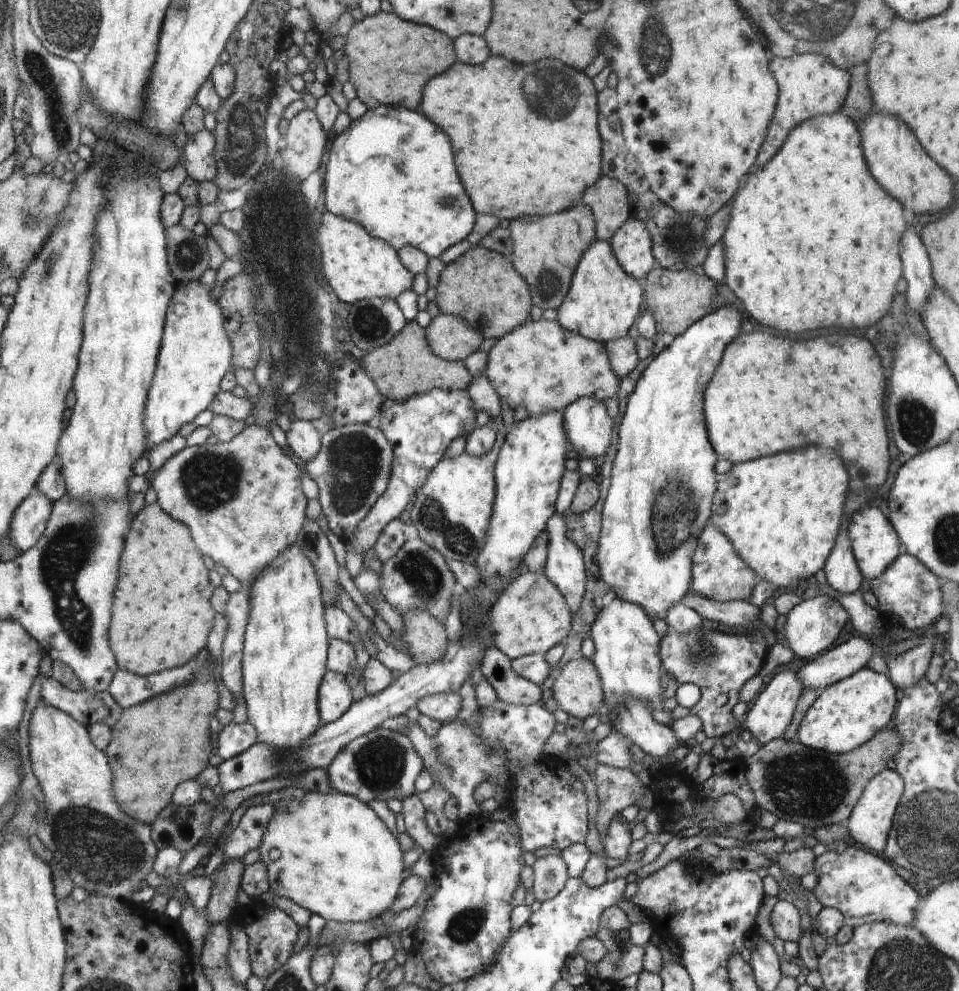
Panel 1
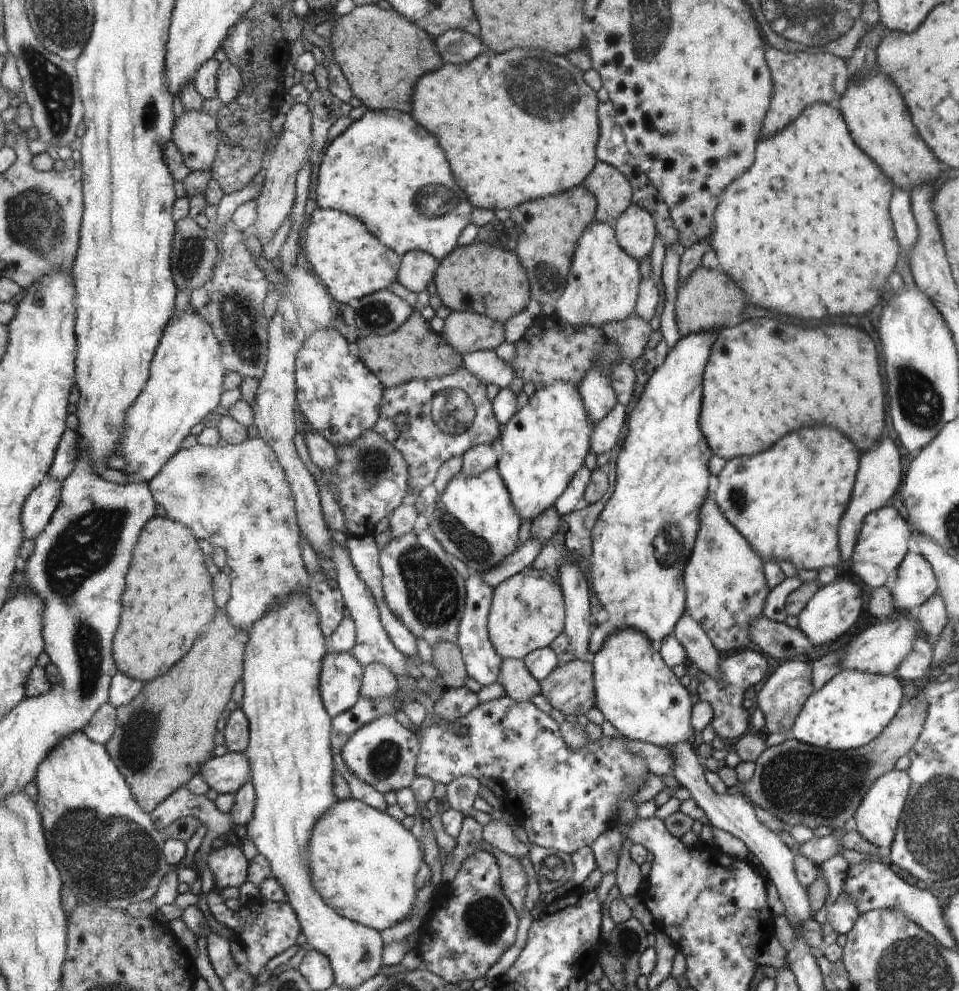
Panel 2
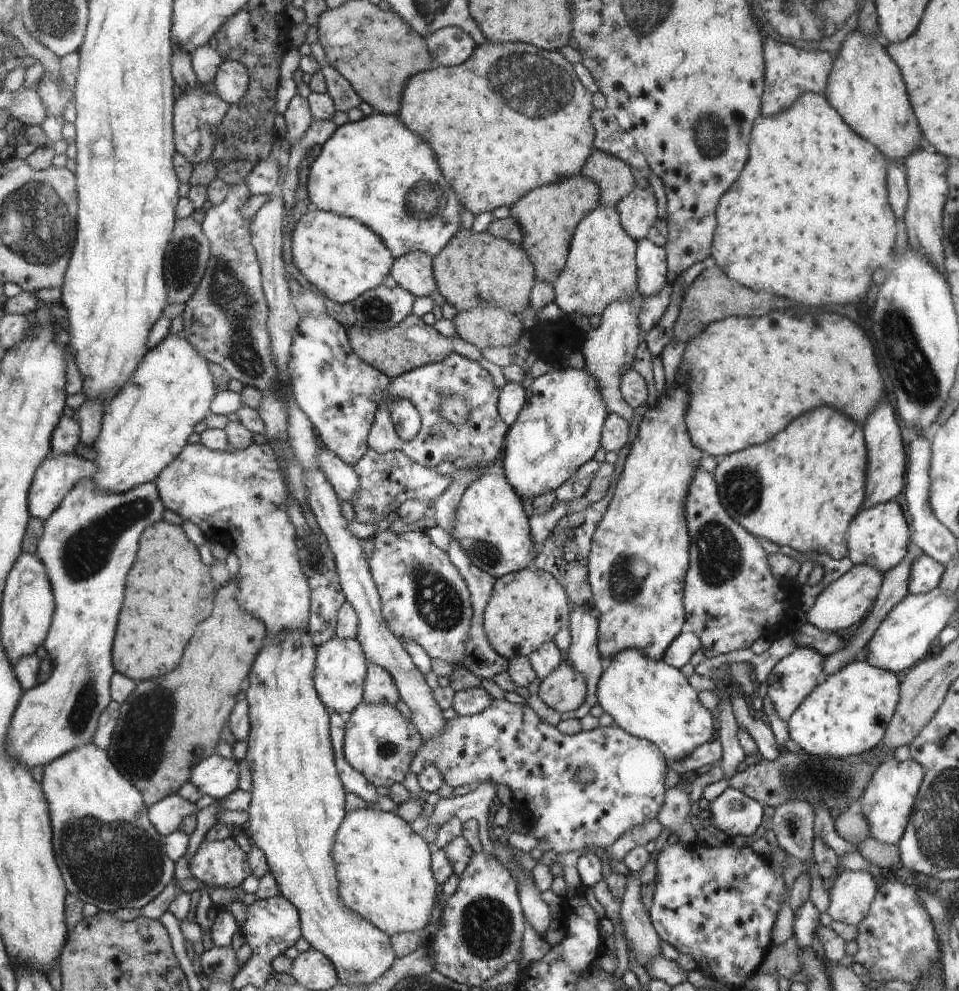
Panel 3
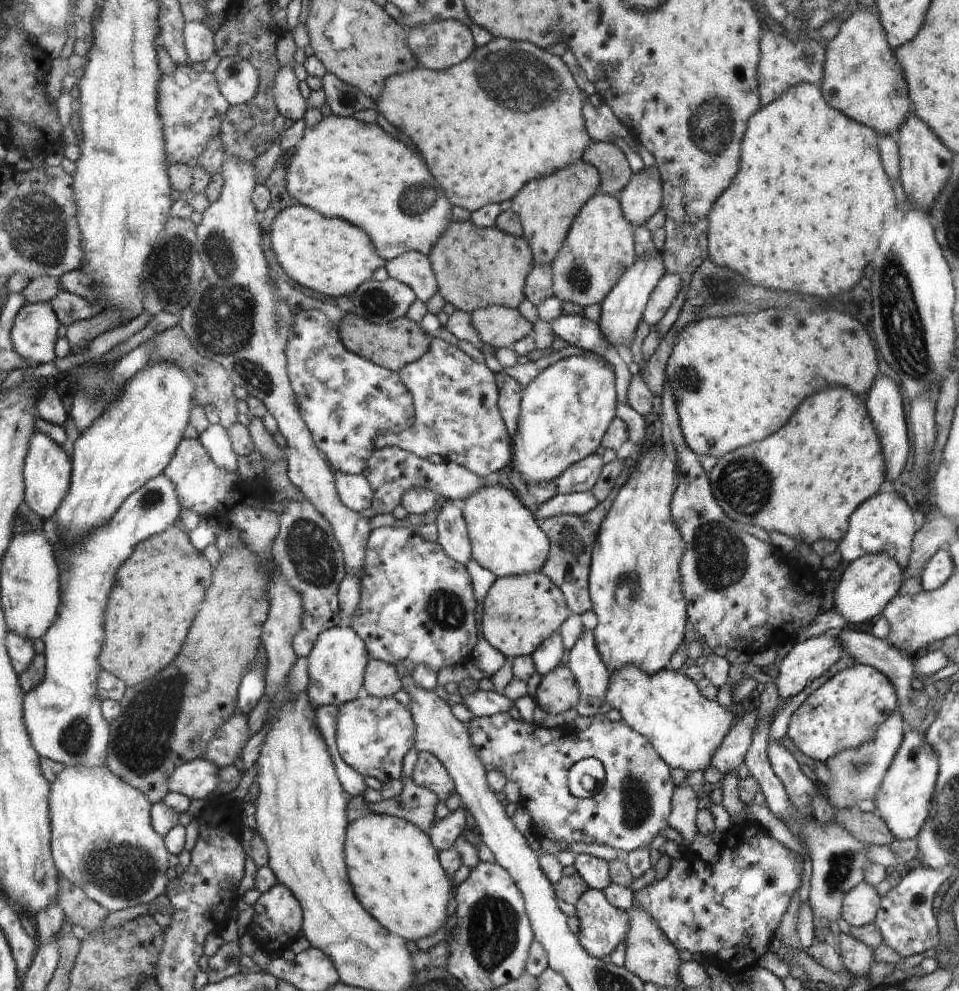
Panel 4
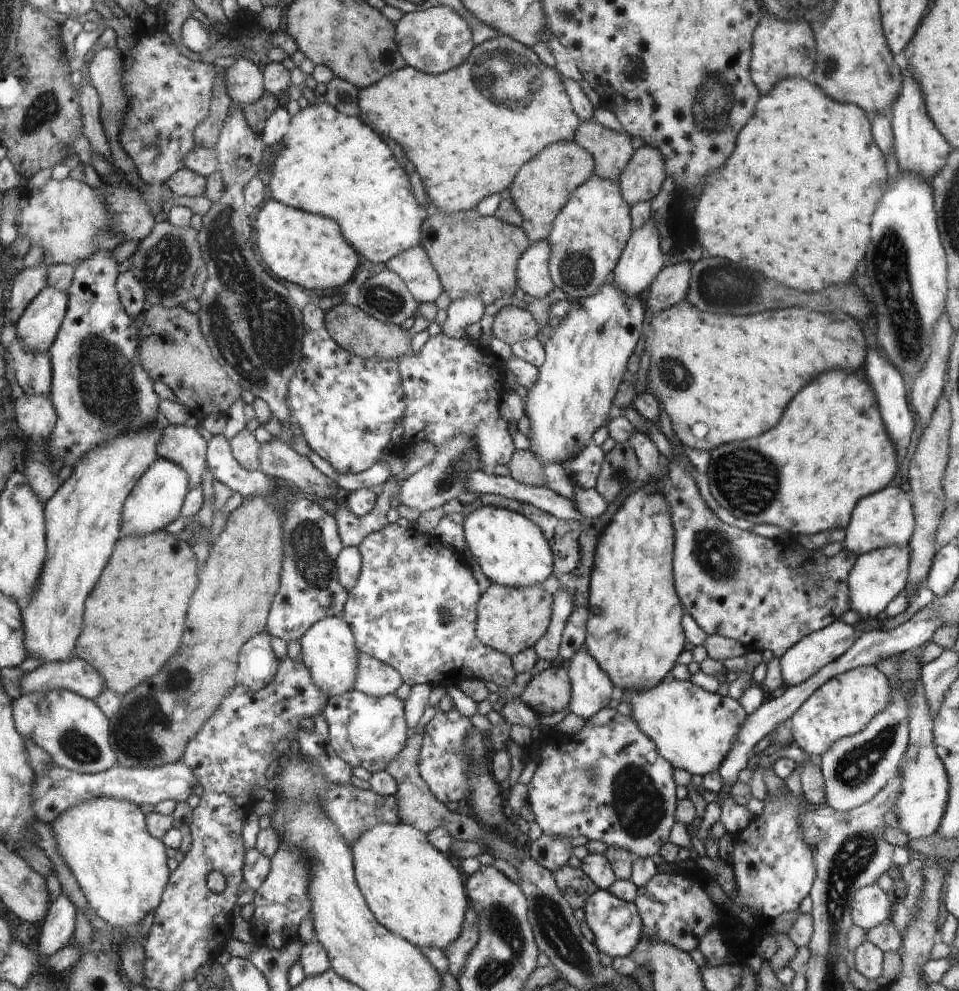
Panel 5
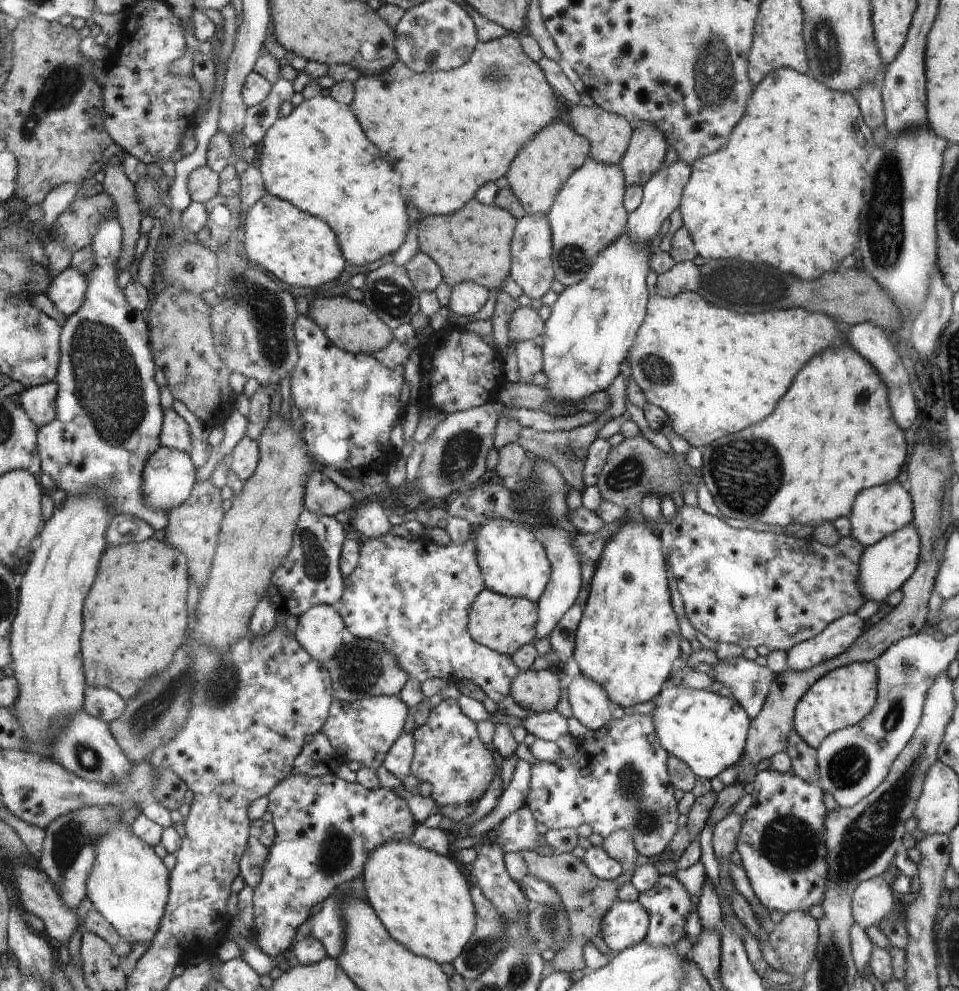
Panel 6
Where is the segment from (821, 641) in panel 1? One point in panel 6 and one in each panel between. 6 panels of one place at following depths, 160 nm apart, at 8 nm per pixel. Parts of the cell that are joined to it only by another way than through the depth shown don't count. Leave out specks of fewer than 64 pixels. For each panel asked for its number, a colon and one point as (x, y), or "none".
2: (833, 610)
3: (845, 601)
4: (868, 584)
5: (877, 578)
6: (885, 566)

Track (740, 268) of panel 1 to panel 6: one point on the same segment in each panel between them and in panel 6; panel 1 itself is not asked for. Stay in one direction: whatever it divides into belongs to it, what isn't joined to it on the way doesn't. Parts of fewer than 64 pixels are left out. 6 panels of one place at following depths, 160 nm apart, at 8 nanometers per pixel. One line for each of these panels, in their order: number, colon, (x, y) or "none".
2: (818, 250)
3: (809, 217)
4: (805, 212)
5: (794, 201)
6: (786, 191)

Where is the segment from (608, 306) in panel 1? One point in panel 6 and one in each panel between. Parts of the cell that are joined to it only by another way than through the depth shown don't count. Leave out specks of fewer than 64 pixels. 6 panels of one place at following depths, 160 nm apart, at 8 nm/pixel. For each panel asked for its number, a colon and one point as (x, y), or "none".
2: (603, 286)
3: (602, 265)
4: (600, 247)
5: (589, 235)
6: (588, 215)

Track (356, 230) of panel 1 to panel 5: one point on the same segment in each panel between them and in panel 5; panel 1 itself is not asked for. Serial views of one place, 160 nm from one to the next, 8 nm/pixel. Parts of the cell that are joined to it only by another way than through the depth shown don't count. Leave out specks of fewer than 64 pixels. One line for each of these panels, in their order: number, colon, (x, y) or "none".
2: (351, 262)
3: (342, 257)
4: (328, 254)
5: (309, 250)

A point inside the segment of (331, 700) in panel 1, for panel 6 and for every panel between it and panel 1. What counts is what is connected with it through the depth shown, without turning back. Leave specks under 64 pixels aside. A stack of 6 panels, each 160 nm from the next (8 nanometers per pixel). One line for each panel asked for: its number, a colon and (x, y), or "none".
2: (341, 674)
3: (341, 667)
4: (337, 663)
5: (329, 650)
6: (321, 630)

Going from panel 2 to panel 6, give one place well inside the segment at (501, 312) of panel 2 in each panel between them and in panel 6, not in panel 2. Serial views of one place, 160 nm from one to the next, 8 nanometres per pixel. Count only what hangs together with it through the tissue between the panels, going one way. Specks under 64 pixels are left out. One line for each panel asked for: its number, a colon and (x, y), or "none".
3: (475, 270)
4: (475, 267)
5: (476, 256)
6: (474, 244)

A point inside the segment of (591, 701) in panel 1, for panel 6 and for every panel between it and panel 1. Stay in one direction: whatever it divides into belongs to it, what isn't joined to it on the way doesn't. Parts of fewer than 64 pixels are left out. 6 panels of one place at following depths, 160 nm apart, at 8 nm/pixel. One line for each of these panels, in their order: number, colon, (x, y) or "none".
2: (571, 690)
3: (564, 690)
4: (557, 691)
5: (549, 690)
6: (539, 691)

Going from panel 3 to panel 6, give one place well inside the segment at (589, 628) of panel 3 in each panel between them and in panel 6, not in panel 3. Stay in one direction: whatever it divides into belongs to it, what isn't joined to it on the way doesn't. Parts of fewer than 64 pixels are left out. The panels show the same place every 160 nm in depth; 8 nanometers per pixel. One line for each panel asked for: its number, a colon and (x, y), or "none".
4: (593, 678)
5: (592, 689)
6: (589, 702)

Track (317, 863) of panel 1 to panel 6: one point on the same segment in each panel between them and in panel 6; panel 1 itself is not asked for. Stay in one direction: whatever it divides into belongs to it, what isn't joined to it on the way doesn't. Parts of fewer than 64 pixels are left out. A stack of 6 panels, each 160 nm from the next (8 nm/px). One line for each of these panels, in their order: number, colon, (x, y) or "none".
2: (364, 863)
3: (383, 867)
4: (395, 872)
5: (411, 887)
6: (423, 900)

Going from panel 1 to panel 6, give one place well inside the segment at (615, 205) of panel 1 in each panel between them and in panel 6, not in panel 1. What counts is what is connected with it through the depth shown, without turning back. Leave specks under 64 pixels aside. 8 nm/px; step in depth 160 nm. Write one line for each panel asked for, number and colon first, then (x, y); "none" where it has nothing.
2: (613, 191)
3: (615, 178)
4: (608, 158)
5: (612, 150)
6: (610, 134)

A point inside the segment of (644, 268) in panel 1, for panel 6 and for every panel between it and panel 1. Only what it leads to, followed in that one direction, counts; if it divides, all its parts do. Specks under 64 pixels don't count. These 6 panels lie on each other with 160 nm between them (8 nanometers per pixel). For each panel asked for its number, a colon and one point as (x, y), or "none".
2: (635, 232)
3: (637, 212)
4: (641, 198)
5: (643, 177)
6: (643, 159)

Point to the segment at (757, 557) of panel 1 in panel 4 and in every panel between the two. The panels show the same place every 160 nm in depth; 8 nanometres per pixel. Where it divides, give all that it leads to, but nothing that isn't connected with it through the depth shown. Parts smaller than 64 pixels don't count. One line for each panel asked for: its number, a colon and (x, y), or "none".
2: (787, 502)
3: (801, 490)
4: (806, 481)

